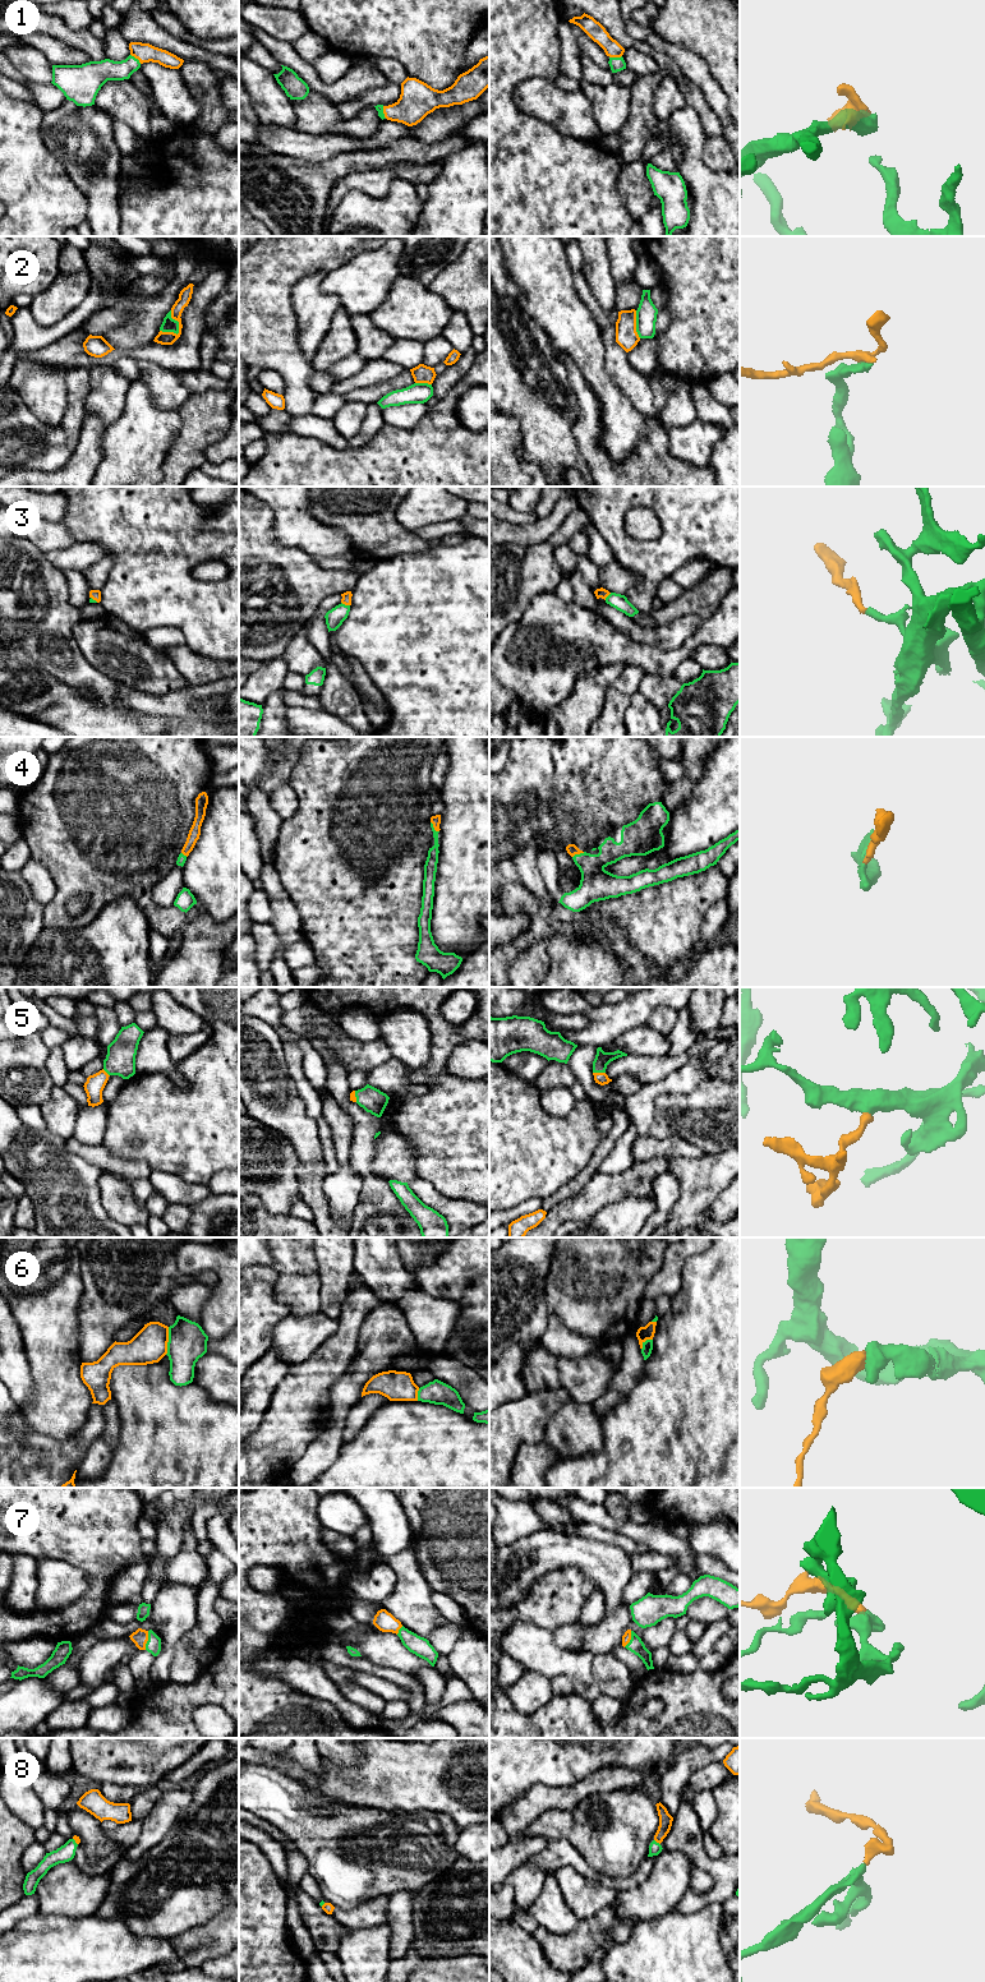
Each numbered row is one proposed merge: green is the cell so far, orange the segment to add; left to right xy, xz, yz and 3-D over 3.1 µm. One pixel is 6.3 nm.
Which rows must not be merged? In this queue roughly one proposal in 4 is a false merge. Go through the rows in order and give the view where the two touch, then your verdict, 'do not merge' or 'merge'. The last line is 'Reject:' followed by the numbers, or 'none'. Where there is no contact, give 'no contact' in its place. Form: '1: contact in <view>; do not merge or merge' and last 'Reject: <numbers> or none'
1: contact in yz; merge
2: contact in xy; do not merge
3: contact in xz; merge
4: contact in xz; merge
5: contact in yz; merge
6: contact in xy; do not merge
7: contact in xy; merge
8: contact in yz; merge
Reject: 2, 6

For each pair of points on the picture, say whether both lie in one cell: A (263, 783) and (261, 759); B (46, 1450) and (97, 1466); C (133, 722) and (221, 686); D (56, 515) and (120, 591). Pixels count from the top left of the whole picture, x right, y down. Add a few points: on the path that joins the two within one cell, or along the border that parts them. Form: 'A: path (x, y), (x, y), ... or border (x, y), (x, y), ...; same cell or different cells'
A: border (268, 750), (271, 769), (258, 778), (257, 787); different cells
B: border (97, 1436), (76, 1469); different cells
C: border (132, 709), (139, 713), (178, 715), (180, 718); different cells
D: border (67, 499), (61, 520); different cells

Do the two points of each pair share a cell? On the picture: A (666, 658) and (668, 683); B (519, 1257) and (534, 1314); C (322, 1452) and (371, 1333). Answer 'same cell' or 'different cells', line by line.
A: different cells
B: same cell
C: same cell

